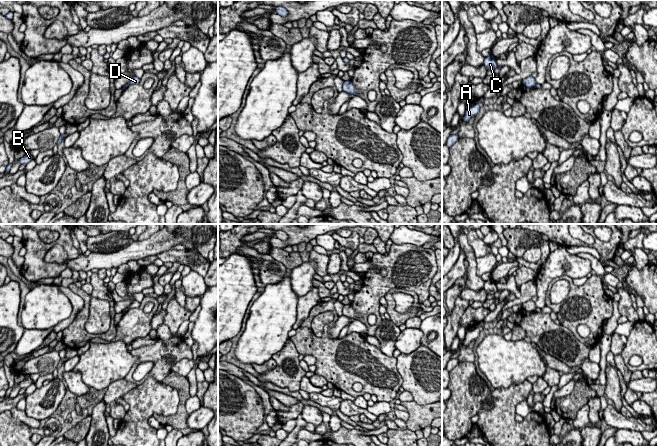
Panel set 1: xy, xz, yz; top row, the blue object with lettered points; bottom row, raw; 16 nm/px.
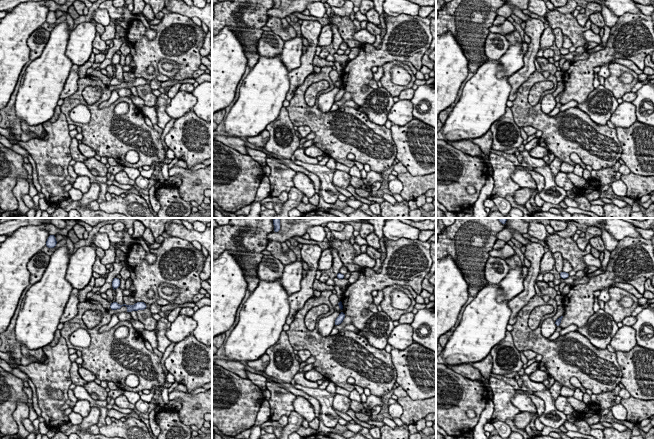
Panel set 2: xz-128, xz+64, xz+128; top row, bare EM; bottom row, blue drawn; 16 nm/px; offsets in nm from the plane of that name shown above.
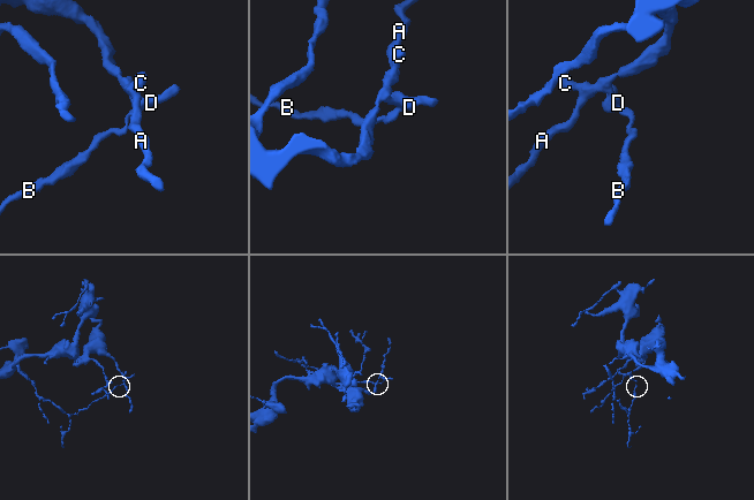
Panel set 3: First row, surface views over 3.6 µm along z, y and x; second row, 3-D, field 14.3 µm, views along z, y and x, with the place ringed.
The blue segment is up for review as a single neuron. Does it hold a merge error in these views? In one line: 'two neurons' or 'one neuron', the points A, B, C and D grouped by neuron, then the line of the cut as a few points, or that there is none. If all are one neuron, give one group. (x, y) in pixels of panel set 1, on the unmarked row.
two neurons; A C D / B; cut in xz along (350, 317), (354, 319)

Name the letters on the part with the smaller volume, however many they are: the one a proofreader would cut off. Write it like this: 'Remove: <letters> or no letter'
Remove: B

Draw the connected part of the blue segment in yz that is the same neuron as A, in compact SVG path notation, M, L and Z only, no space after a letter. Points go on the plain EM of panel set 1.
M480 326L476 329L474 329L473 331L467 332L465 334L465 339L462 344L464 346L468 346L473 340L475 340L479 336L479 334L482 330L484 330L484 328L482 326Z

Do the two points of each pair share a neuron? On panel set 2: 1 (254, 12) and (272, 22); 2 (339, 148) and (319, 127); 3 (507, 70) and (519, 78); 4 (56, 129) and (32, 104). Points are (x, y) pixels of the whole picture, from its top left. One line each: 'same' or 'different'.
1: different
2: same
3: different
4: different

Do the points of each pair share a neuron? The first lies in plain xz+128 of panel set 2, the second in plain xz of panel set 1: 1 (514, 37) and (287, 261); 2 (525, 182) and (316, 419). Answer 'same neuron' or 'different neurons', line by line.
1: same neuron
2: same neuron

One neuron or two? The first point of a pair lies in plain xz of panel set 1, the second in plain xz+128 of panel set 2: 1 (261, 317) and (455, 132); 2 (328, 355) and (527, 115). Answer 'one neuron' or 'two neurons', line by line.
1: one neuron
2: one neuron

